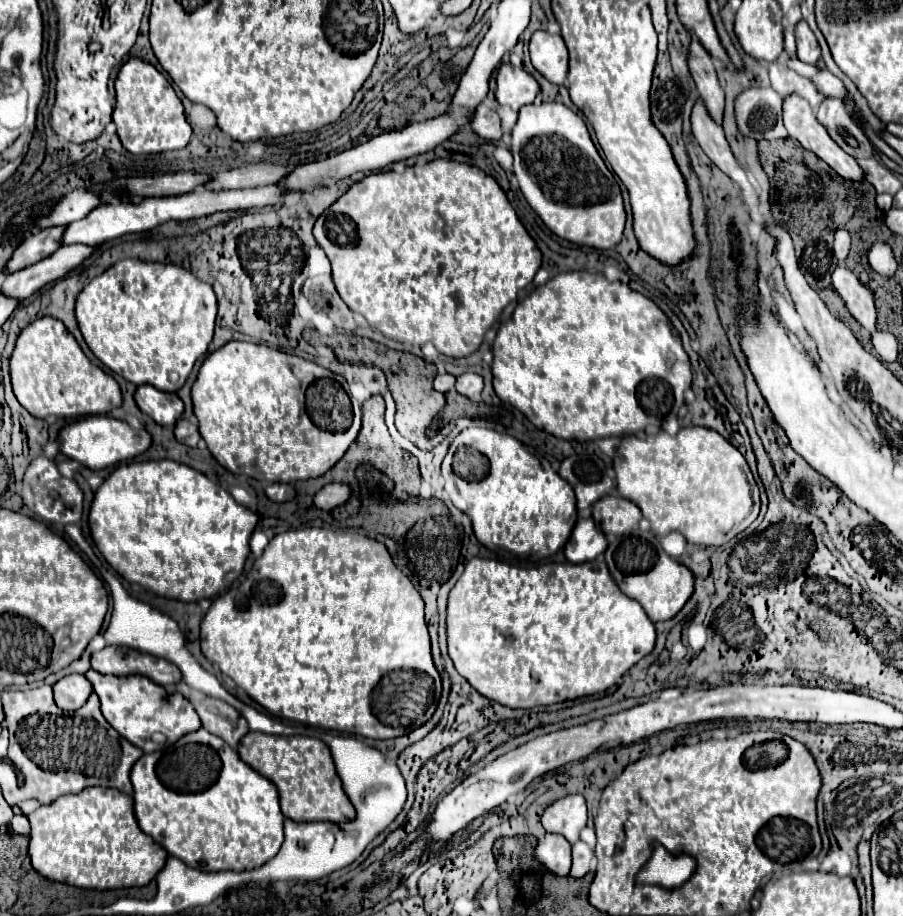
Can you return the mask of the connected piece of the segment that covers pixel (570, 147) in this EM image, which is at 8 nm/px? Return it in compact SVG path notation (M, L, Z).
M558 102L530 104L520 110L520 118L512 128L512 154L514 154L514 174L518 178L520 190L528 204L544 220L544 224L558 234L580 246L590 246L598 250L614 248L622 240L626 210L622 204L620 186L614 174L606 168L604 160L596 152L584 120L570 108Z

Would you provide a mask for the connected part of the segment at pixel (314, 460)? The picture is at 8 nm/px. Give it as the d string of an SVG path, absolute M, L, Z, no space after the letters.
M228 342L216 352L212 352L198 374L198 380L192 386L192 400L194 400L194 414L198 418L200 434L208 444L208 450L214 458L234 474L244 474L256 480L266 482L298 482L318 478L328 472L348 450L348 446L356 440L362 414L354 410L354 402L350 400L348 406L338 406L338 414L330 418L330 406L322 416L322 424L312 422L306 412L304 392L312 380L318 378L318 364L308 362L294 354L284 354L274 350L266 344L252 344L252 342Z

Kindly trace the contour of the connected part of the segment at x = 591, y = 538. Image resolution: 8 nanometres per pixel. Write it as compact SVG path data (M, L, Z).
M580 518L572 530L568 544L564 546L564 554L568 562L582 564L582 562L590 562L596 556L600 556L606 550L606 546L608 546L606 536L598 530L594 520Z

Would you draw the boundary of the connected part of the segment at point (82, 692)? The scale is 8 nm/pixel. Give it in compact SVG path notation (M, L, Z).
M82 674L64 676L54 684L54 700L62 710L78 710L90 696L92 684Z

